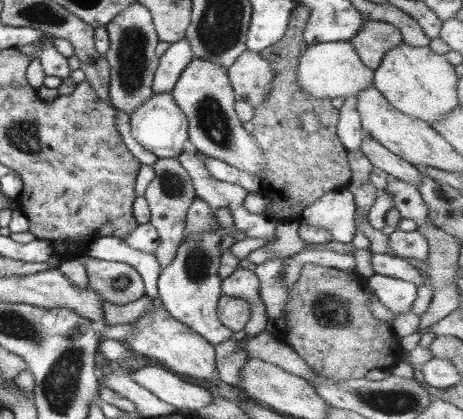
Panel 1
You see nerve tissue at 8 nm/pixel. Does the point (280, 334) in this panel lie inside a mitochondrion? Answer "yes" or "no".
no

